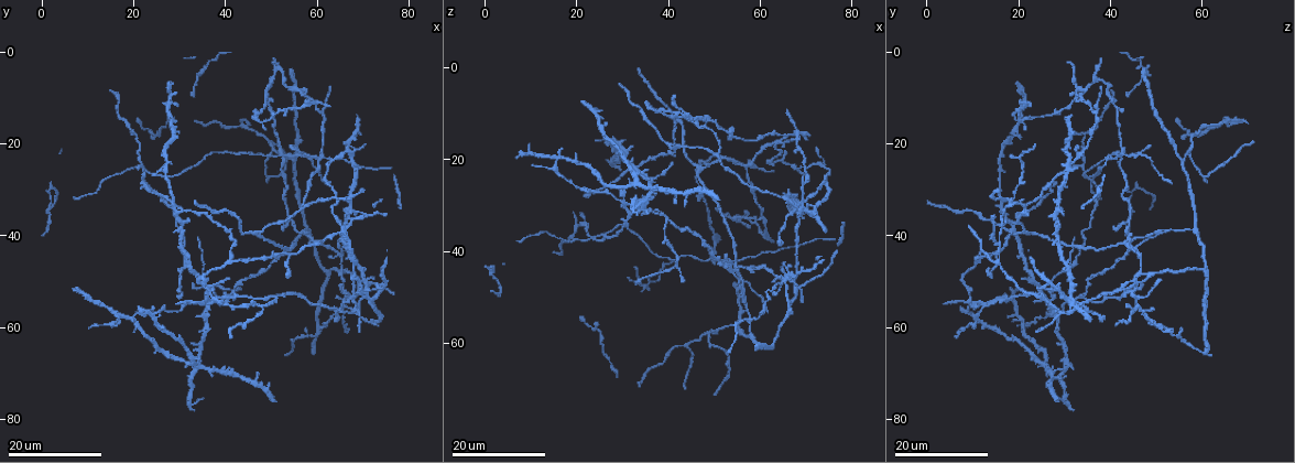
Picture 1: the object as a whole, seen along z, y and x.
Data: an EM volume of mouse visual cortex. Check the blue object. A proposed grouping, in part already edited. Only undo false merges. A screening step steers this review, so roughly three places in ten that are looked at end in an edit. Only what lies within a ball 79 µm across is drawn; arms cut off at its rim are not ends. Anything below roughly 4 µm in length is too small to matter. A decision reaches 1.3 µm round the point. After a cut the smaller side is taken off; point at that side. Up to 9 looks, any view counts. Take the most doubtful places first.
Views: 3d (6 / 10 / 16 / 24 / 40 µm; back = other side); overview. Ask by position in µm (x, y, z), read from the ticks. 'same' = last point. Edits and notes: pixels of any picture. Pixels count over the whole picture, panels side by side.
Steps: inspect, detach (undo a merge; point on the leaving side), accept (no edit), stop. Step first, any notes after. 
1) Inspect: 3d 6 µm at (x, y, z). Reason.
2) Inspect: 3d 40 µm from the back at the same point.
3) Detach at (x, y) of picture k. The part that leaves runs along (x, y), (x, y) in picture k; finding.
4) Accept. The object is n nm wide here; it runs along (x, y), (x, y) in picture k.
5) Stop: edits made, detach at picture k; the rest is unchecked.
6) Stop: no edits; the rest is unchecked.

Inspect: 3d 16 µm at (36.5, 51.5, 24.5).

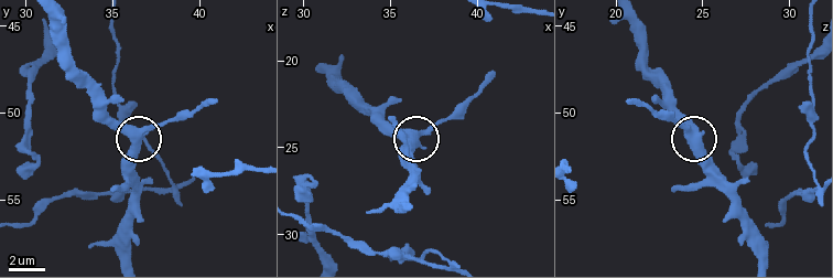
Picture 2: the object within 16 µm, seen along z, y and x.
Inspect: 3d 10 µm at the same point. Zoom in.

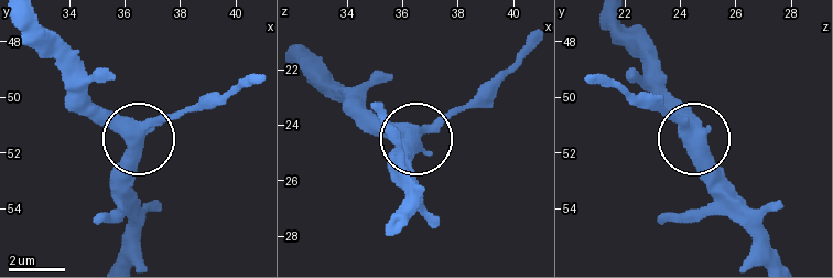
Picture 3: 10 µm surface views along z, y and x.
Accept. The object is 440 nm wide here; it runs along (120, 255), (129, 156), (149, 129), (203, 108) in picture 3; all the same neuron.

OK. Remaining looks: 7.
Inspect: 3d 24 µm at (64.5, 44.0, 46.0). Looks like a crossing.

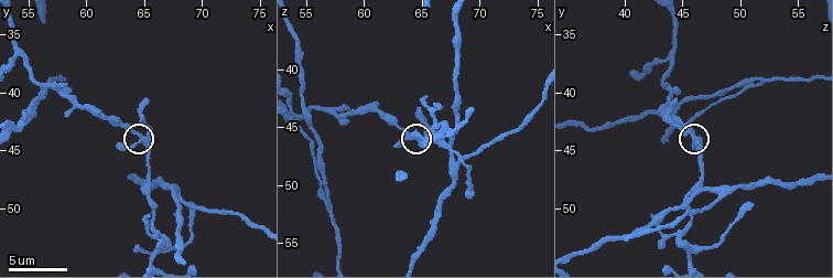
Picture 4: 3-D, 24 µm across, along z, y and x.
Inspect: 3d 10 µm at (65.2, 44.0, 46.0).

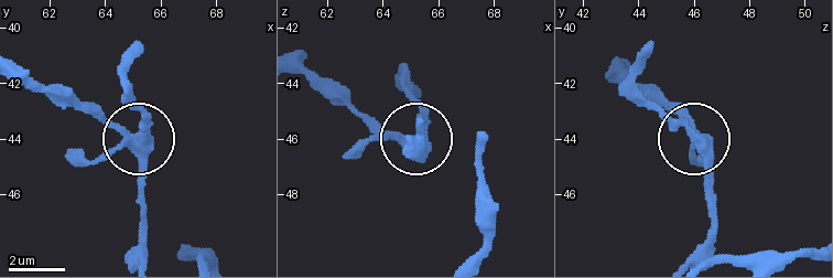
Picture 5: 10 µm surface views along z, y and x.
Inspect: 3d 10 µm from the back at (65.1, 44.0, 46.1).

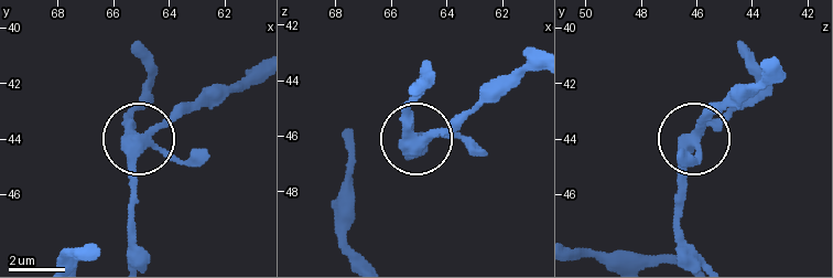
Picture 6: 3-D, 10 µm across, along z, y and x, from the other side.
Accept. The side arm is 5 µm long; 4 arms meet here; all the same neuron.

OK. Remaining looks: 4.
Inspect: 3d 16 µm at (44.0, 16.5, 60.5).

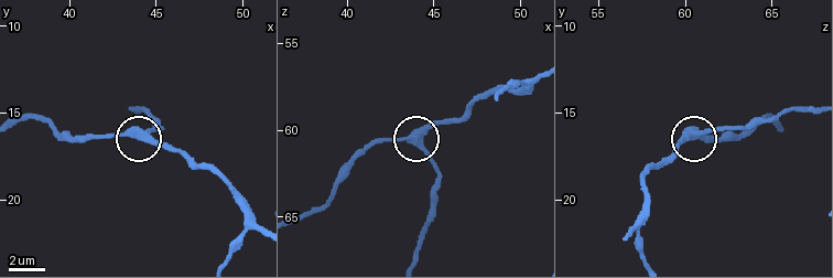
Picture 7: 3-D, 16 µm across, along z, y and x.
Inspect: 3d 6 µm at (44.3, 16.2, 60.9). Zoom in.

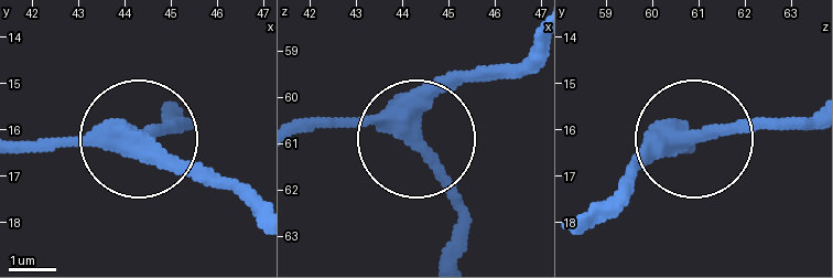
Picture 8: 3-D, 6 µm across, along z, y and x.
Accept. 3 arms meet here; it runs along (534, 51), (475, 71), (420, 123), (423, 158), (463, 236) in picture 8; all the same neuron.

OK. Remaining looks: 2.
Inspect: 3d 16 µm at (51.0, 6.0, 36.0). Three arms meet.

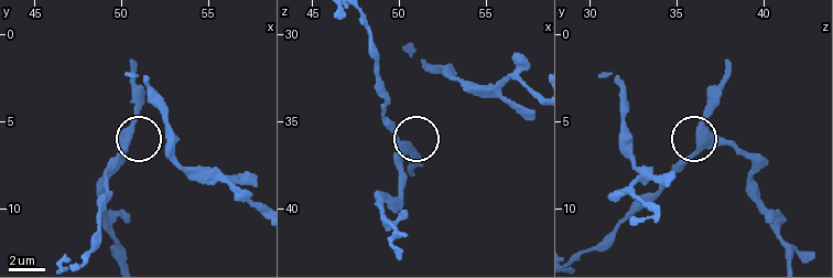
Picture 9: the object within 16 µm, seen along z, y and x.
Inspect: 3d 6 µm at (50.3, 6.3, 36.3).

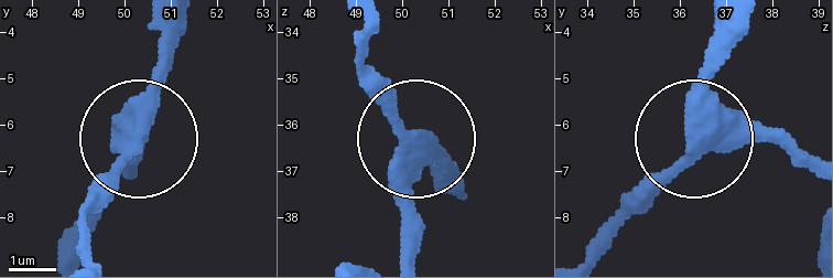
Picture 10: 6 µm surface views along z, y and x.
Accept. The object is 410 nm wide here; it runs along (809, 169), (761, 137), (694, 134), (714, 19) in picture 10; continuous, no second neuron.

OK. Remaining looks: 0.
Stop: no edits; the rest is unchecked.

